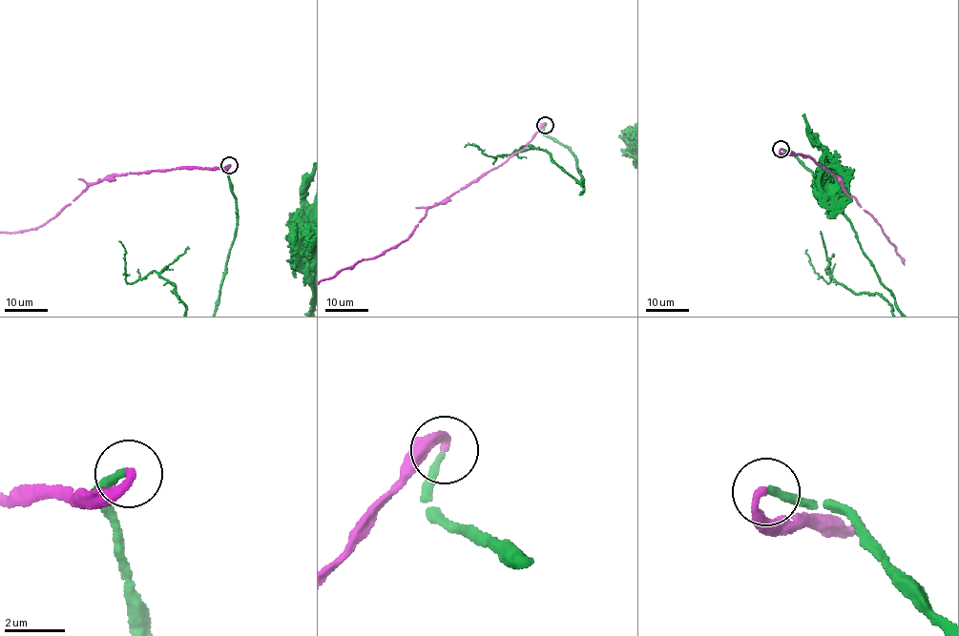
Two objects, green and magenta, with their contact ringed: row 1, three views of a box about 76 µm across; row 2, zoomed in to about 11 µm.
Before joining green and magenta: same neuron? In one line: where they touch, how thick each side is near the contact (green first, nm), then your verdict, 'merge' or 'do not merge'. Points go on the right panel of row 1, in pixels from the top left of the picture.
place (781, 149); calibres 240 and 280 nm; merge

